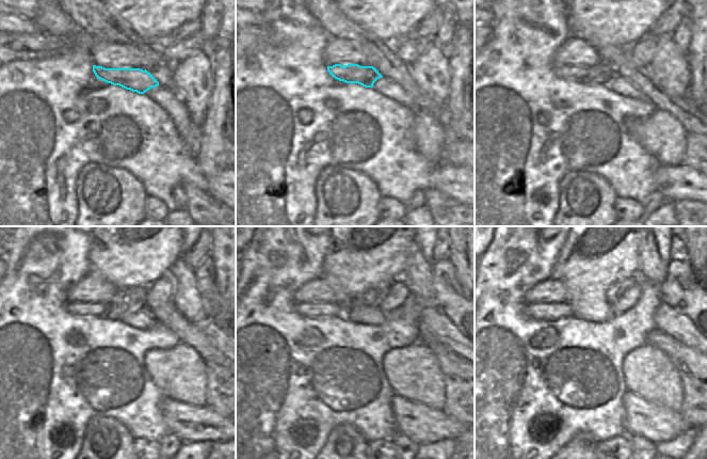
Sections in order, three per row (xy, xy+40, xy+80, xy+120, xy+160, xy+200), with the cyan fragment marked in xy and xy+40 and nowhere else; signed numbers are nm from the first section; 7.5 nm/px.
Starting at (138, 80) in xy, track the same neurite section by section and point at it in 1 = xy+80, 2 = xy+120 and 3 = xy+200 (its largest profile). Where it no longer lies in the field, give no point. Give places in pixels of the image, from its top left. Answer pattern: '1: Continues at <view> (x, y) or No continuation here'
1: Continues at xy+80 (600, 74)
2: Continues at xy+120 (127, 301)
3: Continues at xy+200 (536, 311)

